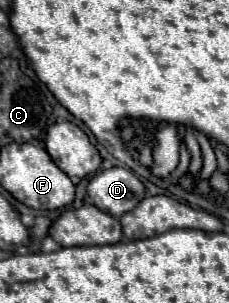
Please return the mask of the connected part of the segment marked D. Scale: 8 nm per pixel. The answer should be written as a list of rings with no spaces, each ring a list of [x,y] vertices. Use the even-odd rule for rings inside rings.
[[[111,167],[95,173],[87,183],[87,195],[101,211],[121,217],[145,197],[143,183],[125,167]]]

